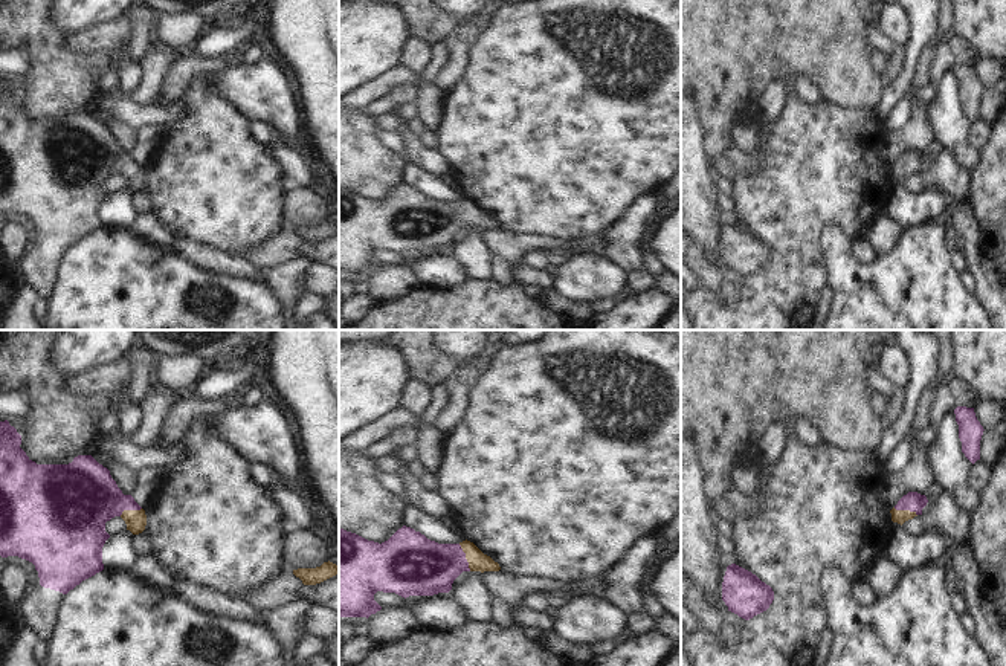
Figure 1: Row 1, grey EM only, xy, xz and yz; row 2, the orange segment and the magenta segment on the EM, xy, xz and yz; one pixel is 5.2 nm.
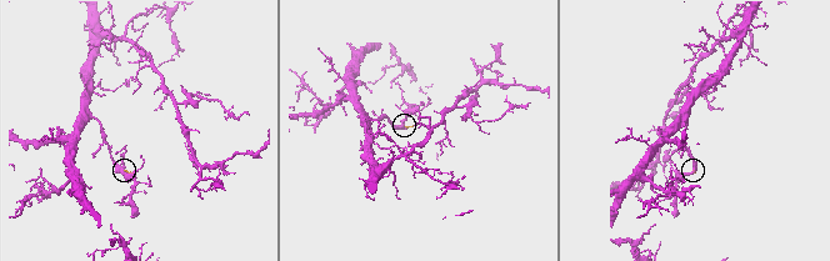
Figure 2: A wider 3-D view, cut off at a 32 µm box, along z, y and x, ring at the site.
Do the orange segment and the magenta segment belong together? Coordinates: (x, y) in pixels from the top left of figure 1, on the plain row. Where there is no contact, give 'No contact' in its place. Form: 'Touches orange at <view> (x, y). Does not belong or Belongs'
Touches orange at xz (466, 216). Belongs

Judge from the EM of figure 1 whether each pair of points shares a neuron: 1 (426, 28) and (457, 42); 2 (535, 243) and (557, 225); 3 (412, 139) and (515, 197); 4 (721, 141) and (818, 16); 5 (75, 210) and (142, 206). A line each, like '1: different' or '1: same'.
1: different
2: different
3: different
4: same
5: different

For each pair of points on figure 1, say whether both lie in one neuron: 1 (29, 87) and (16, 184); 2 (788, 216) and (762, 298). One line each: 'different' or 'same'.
1: different
2: same

